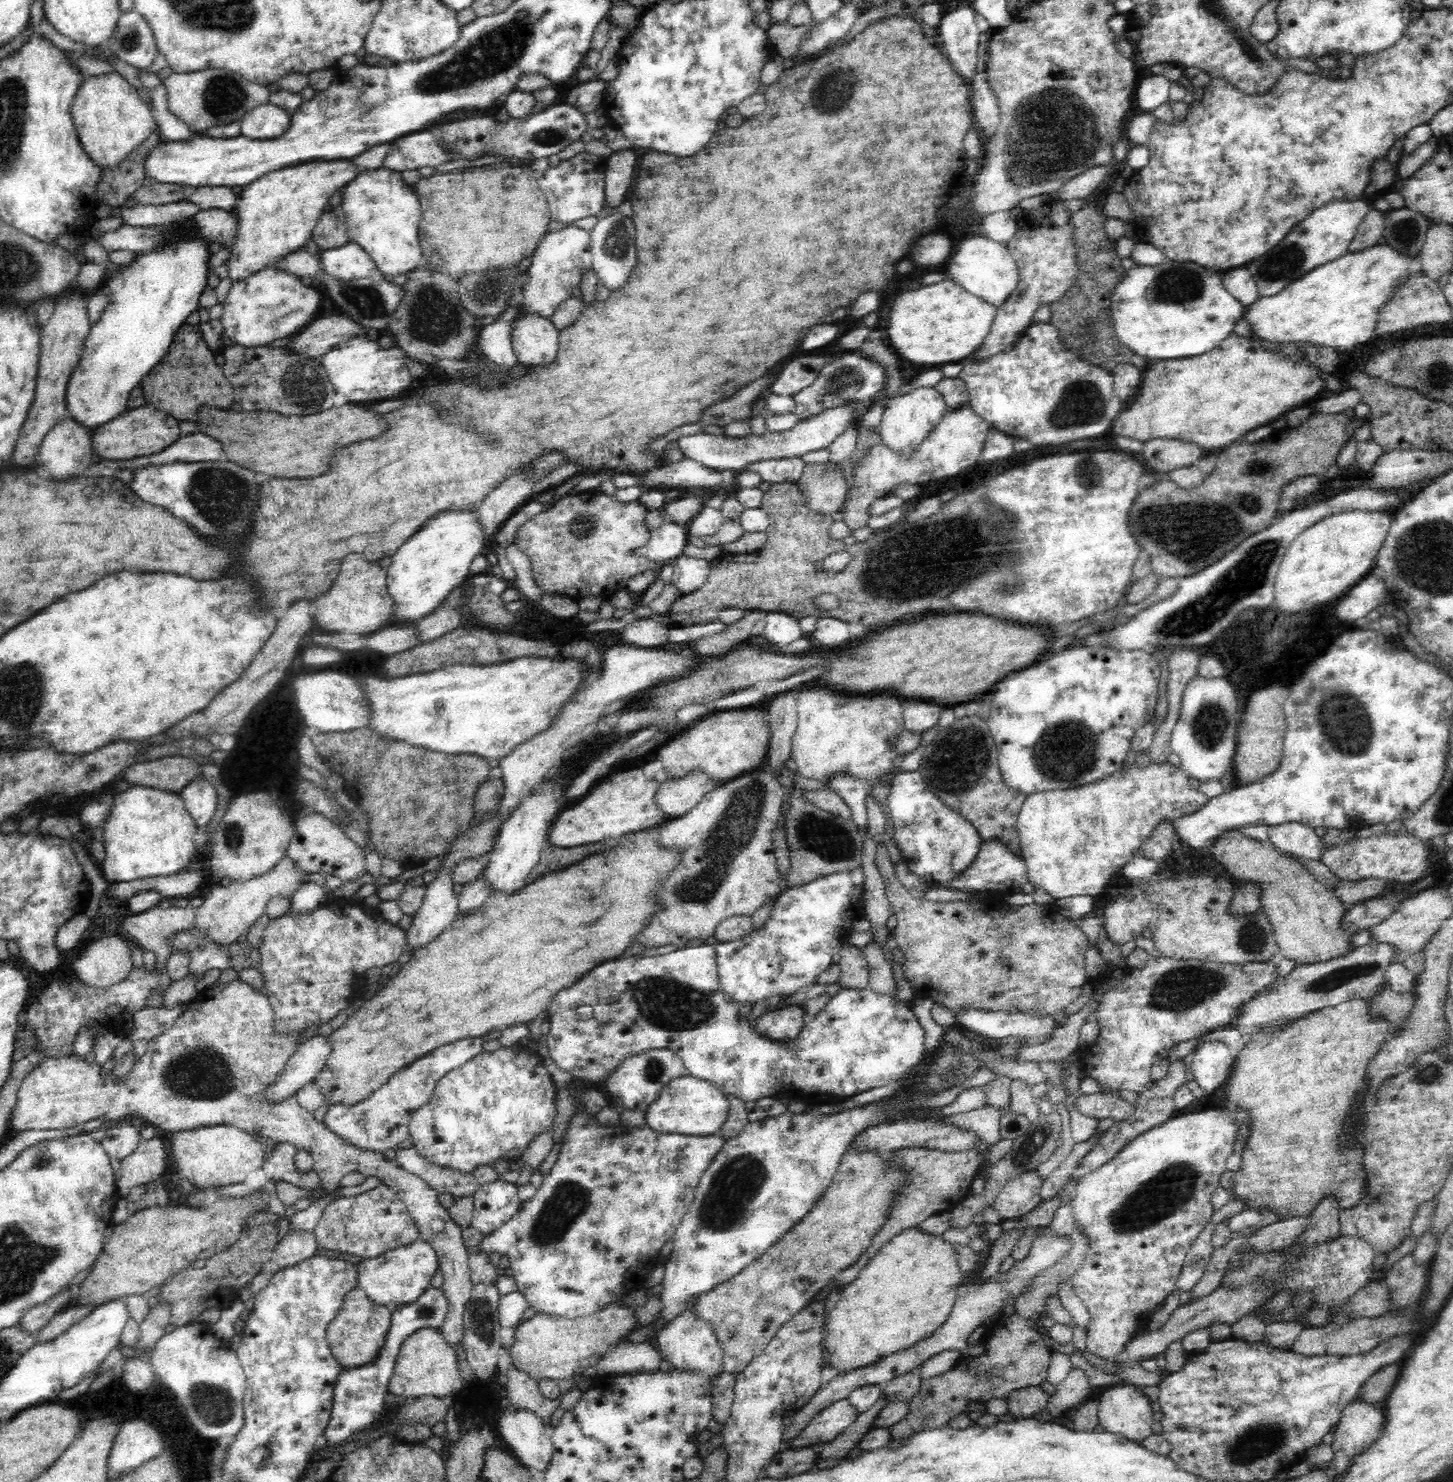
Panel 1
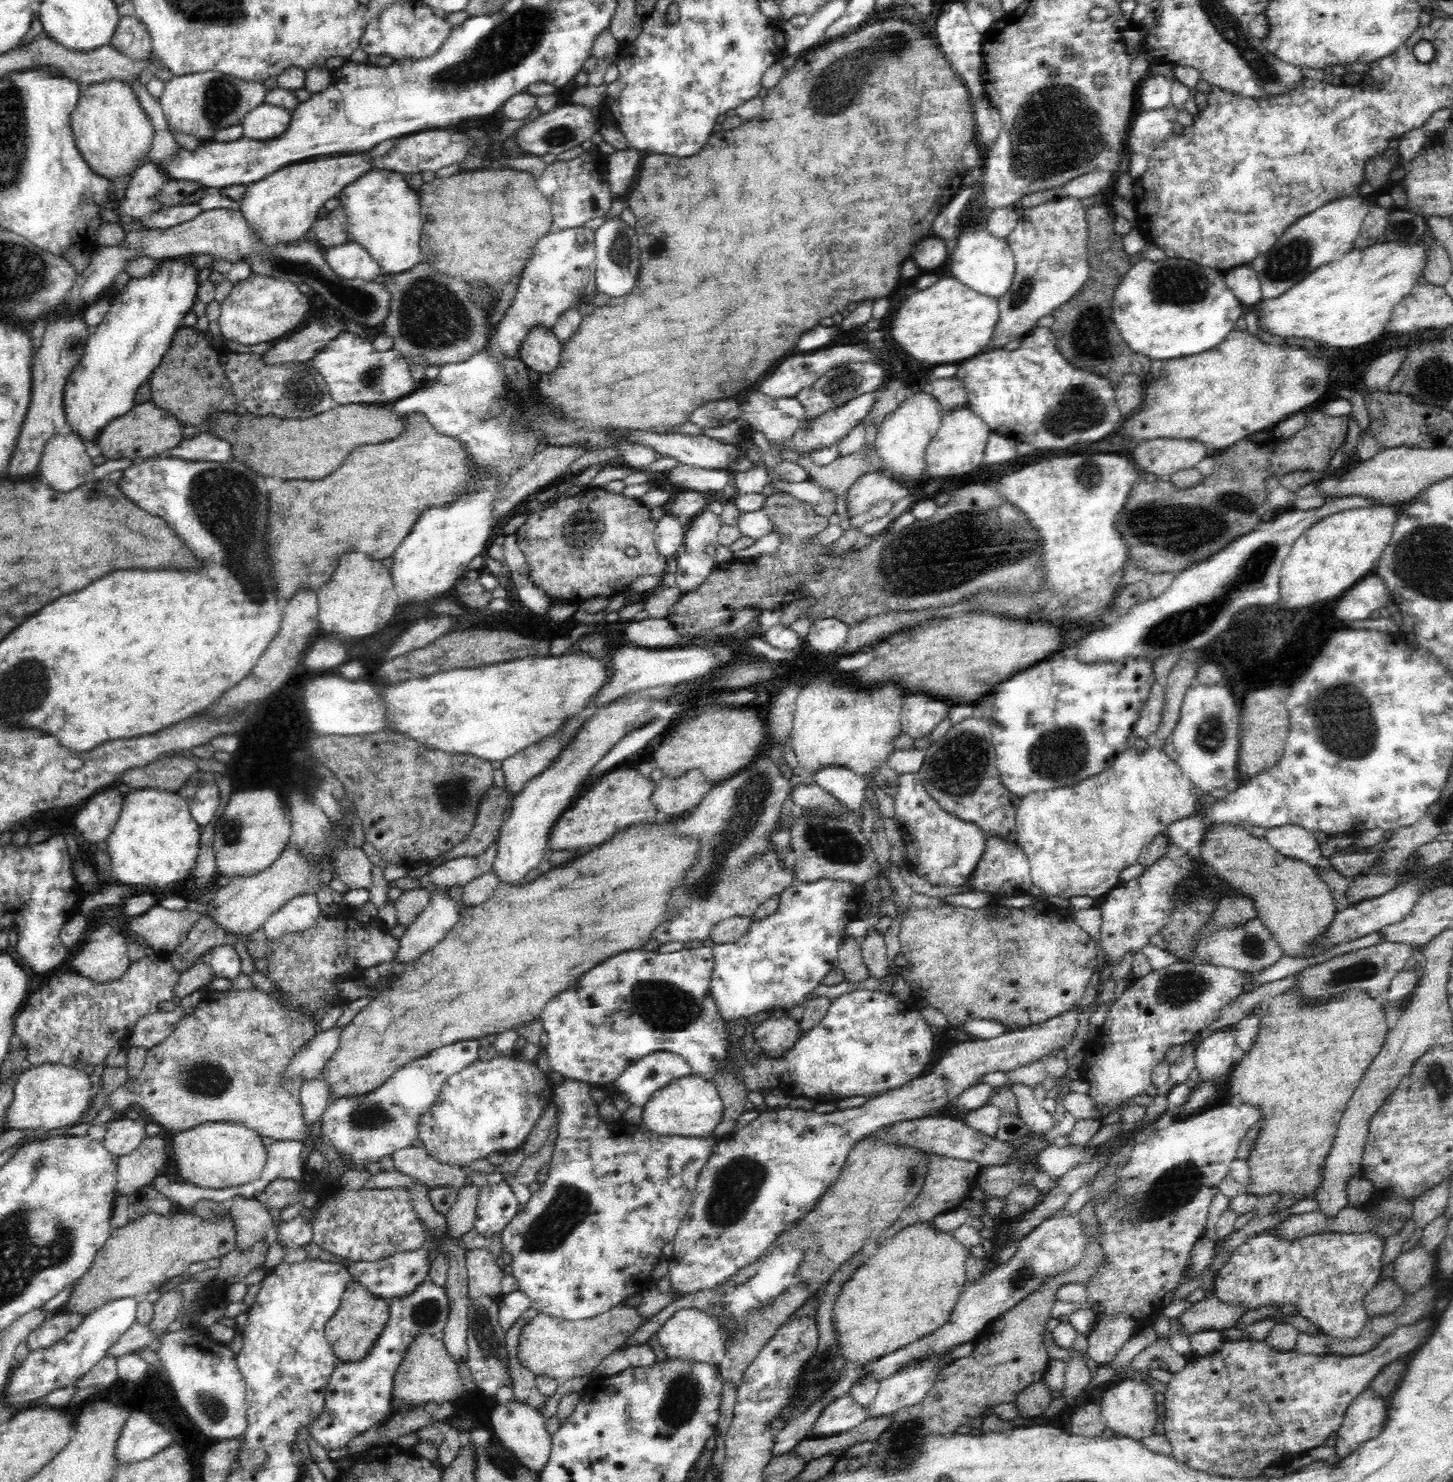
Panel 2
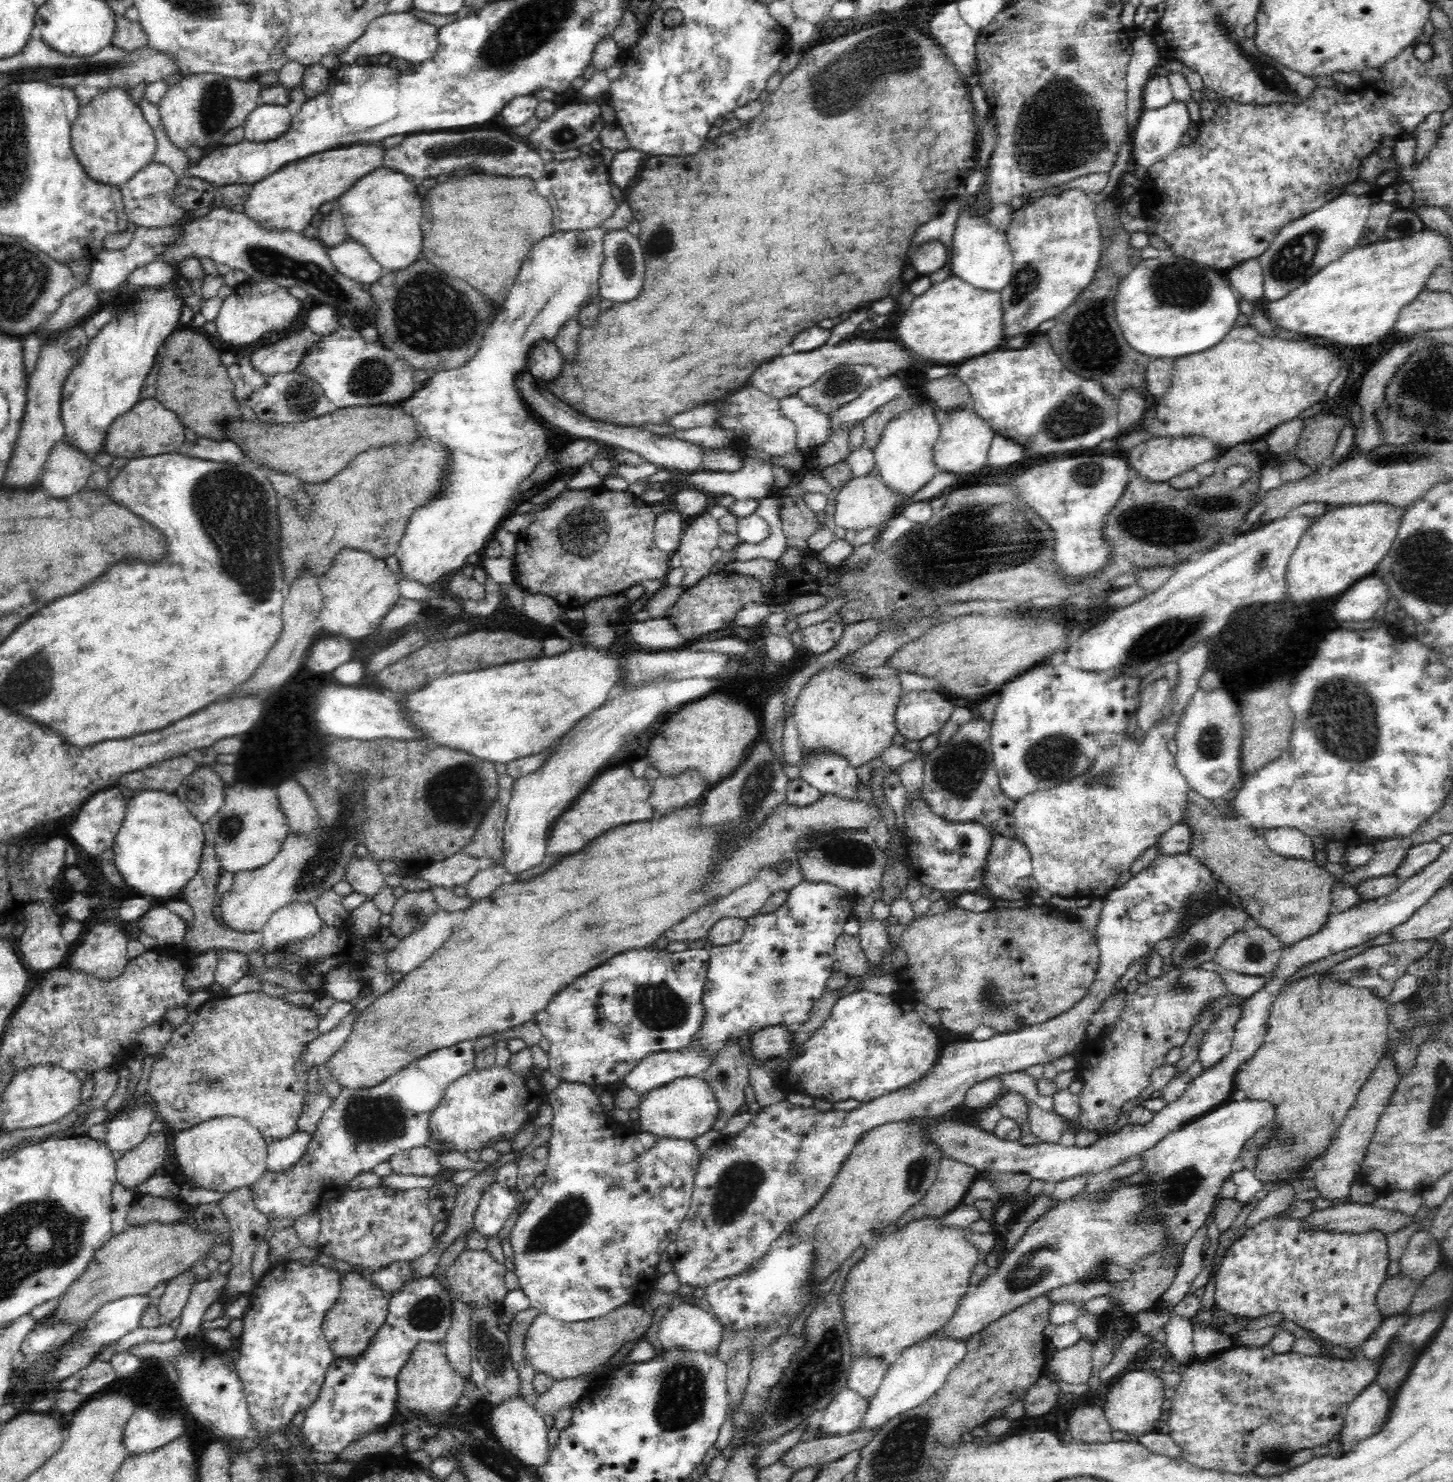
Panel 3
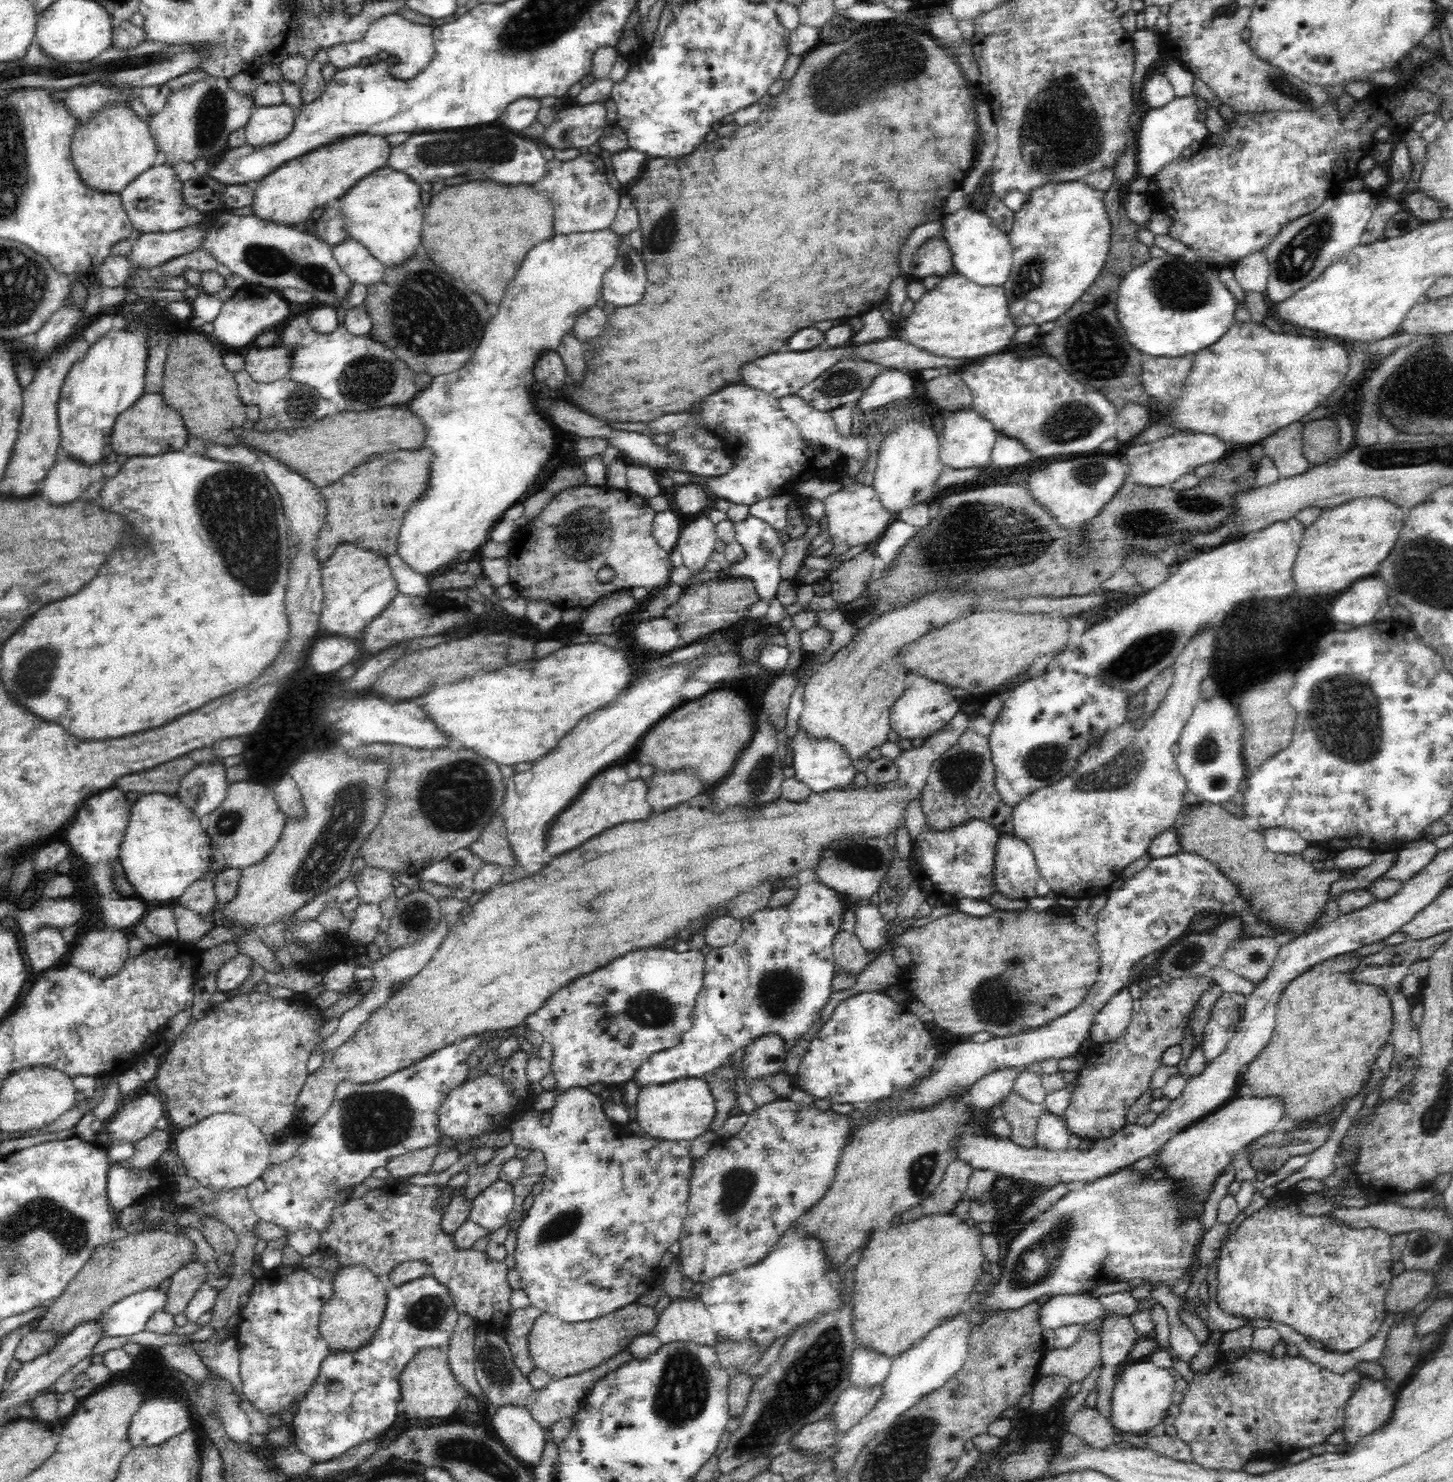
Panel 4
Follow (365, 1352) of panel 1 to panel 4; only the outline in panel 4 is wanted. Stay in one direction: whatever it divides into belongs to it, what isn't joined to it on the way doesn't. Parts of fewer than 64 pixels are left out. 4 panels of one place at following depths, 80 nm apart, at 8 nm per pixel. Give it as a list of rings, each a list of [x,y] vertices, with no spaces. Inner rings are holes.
[[[362,1264],[343,1266],[333,1275],[333,1291],[323,1306],[319,1331],[331,1351],[358,1351],[375,1335],[387,1305],[389,1286]]]

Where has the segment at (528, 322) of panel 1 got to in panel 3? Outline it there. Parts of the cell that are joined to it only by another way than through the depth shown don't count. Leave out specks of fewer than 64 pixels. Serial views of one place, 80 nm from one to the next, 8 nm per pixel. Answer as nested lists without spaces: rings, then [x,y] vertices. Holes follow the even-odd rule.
[[[538,339],[528,352],[527,369],[540,380],[552,380],[562,368],[562,354],[554,341]]]

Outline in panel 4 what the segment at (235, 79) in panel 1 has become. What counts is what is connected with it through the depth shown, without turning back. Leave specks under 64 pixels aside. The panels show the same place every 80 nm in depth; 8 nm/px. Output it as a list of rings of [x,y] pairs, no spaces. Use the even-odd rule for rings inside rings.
[[[210,75],[204,80],[188,85],[179,92],[171,93],[166,108],[160,114],[152,115],[148,120],[151,137],[155,140],[159,150],[159,161],[168,167],[178,162],[194,163],[198,159],[204,159],[207,163],[216,161],[216,156],[229,150],[228,136],[238,128],[245,128],[252,116],[250,108],[253,108],[255,103],[252,95],[242,96],[232,91],[226,78]]]

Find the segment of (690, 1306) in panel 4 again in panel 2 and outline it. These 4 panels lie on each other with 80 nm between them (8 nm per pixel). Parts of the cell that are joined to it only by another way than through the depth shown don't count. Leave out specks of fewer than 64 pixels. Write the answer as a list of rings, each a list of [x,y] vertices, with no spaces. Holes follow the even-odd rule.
[[[682,1308],[676,1311],[657,1331],[658,1342],[664,1347],[668,1358],[688,1361],[688,1363],[720,1364],[725,1355],[725,1342],[722,1338],[722,1330],[717,1319],[714,1319],[706,1311],[698,1308]]]

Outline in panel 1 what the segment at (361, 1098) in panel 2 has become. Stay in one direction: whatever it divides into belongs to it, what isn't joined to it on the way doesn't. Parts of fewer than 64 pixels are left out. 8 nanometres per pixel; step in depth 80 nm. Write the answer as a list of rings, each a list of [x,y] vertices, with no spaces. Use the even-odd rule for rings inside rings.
[[[468,1037],[457,1040],[453,1044],[446,1044],[442,1048],[436,1048],[428,1056],[412,1062],[412,1064],[396,1072],[392,1080],[388,1080],[376,1092],[373,1092],[366,1100],[358,1104],[348,1106],[338,1103],[329,1107],[323,1120],[324,1125],[343,1137],[343,1140],[358,1145],[359,1148],[374,1149],[376,1152],[394,1150],[400,1146],[400,1142],[408,1140],[409,1124],[412,1121],[412,1112],[416,1112],[432,1096],[437,1081],[446,1072],[464,1065],[466,1061],[473,1060],[483,1052],[483,1037]]]

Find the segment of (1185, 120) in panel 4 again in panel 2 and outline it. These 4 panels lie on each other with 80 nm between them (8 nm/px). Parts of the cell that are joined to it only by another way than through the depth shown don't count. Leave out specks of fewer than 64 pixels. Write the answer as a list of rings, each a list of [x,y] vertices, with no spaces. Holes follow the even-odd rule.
[[[1170,105],[1162,110],[1140,112],[1129,124],[1126,148],[1130,153],[1152,156],[1161,141],[1168,140],[1176,130],[1176,107]]]

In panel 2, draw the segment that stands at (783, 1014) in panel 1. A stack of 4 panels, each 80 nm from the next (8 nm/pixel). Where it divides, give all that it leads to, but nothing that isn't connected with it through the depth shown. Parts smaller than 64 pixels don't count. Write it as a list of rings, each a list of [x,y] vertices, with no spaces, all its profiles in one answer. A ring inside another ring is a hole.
[[[768,1018],[751,1033],[768,1057],[780,1057],[781,1054],[788,1053],[801,1036],[798,1022],[794,1018]]]

